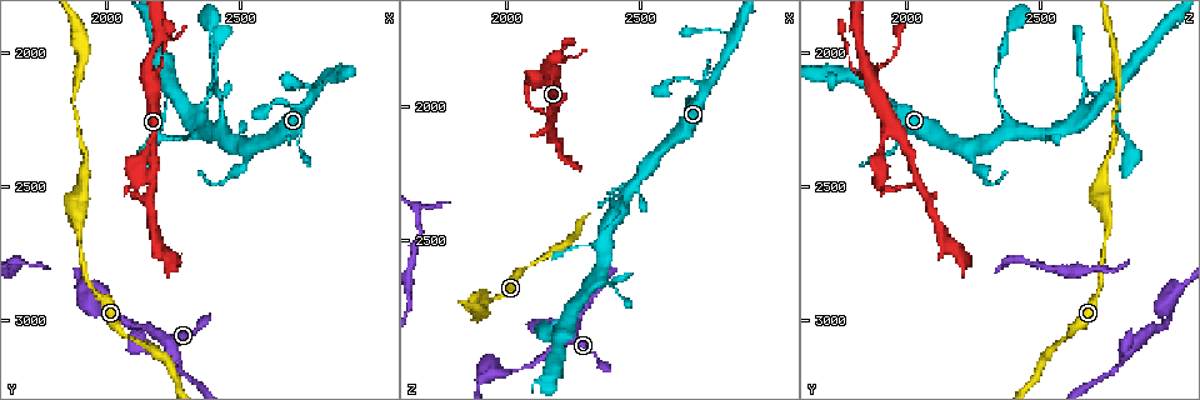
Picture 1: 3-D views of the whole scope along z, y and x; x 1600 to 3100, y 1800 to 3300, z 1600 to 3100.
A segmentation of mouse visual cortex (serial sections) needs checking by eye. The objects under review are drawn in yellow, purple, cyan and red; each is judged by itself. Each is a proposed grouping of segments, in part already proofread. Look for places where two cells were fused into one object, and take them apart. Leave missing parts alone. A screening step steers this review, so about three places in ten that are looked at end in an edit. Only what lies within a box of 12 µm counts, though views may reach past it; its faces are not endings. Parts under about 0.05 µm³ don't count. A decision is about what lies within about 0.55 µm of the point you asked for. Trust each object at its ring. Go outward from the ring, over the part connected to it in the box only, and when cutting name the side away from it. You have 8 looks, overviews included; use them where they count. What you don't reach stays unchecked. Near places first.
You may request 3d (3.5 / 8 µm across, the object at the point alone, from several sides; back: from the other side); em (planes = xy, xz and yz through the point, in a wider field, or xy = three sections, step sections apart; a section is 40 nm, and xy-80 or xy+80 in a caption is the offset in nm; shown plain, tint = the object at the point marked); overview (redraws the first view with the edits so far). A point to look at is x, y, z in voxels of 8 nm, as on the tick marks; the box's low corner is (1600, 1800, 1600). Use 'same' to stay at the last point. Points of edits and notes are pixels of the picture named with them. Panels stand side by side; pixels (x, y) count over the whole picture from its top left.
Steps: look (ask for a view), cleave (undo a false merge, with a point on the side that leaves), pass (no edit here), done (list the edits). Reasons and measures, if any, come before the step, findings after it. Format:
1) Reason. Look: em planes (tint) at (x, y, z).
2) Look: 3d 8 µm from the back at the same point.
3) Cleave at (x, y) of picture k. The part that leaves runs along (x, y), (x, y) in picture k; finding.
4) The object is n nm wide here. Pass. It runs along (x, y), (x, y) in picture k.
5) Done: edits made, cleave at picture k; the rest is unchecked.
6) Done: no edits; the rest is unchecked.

Look: 3d 3.5 µm at (2160, 2090, 1870).

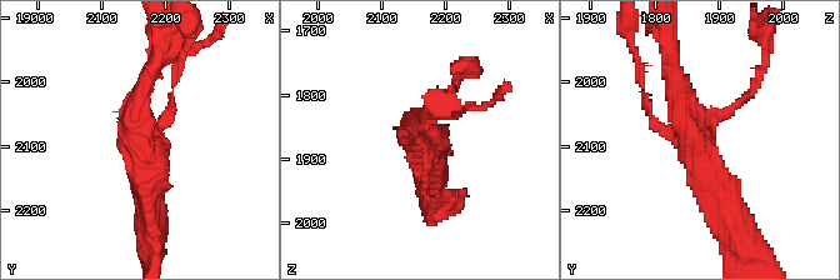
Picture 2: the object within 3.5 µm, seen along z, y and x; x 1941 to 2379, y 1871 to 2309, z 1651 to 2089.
Look: em xy step 3 (tint) at (2160, 2100, 1865).

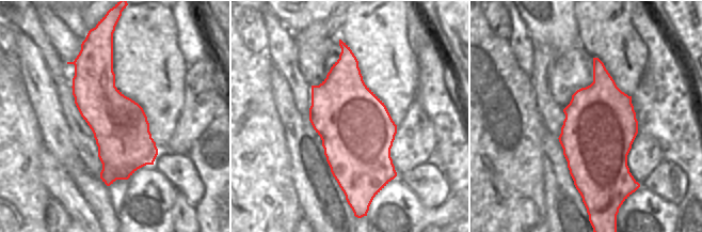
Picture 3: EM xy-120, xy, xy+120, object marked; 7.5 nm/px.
Pass. It runs along (730, 216), (681, 121), (675, 71) in picture 2; one cell here.

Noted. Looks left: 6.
Calibre changes. Look: 3d 8 µm at (2400, 2150, 2680).

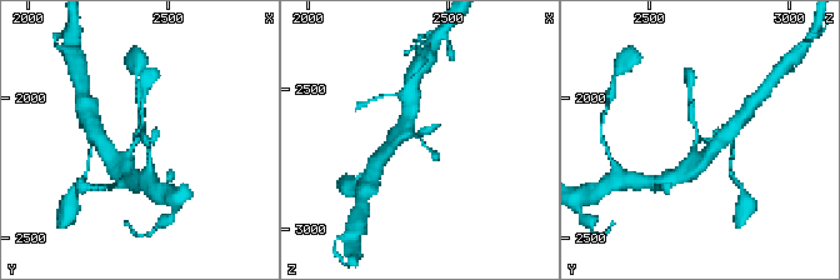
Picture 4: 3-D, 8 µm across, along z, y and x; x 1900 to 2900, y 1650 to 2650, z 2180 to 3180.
Closer look. Look: 3d 3.5 µm from the back at (2390, 2160, 2670).

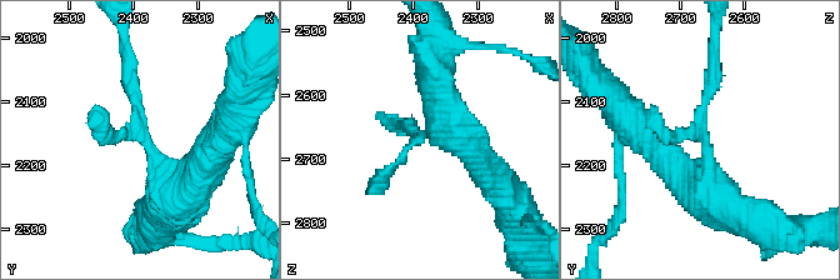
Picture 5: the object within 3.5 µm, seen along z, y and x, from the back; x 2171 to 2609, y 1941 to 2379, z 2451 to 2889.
Now the EM. Look: em planes (tint) at (2390, 2160, 2665).

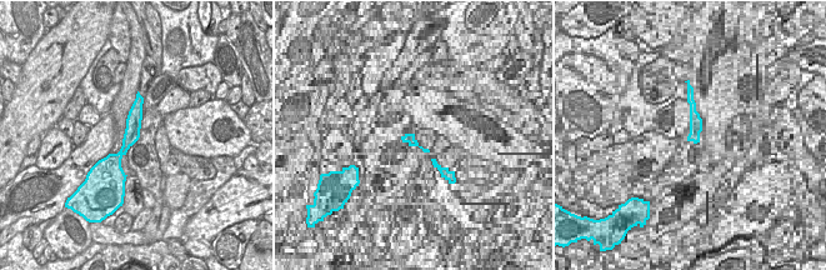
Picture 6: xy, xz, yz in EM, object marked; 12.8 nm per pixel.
Pass. It runs along (163, 203), (129, 56) in picture 5; one cell here.

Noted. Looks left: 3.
Thick turns thin. Look: 3d 3.5 µm at (1920, 2470, 2730).

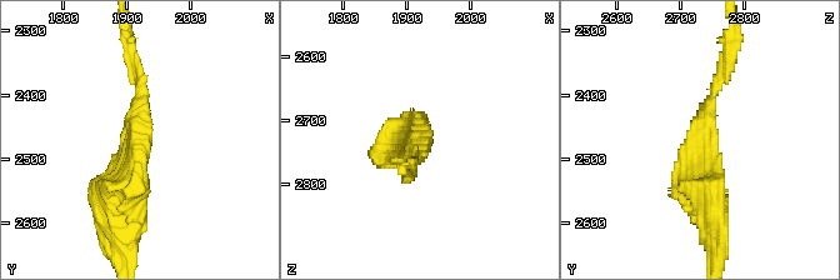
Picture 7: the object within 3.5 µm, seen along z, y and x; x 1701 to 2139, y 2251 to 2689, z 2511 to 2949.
The arms are 150, 450 nm wide; shape alone is not enough. Look: em xy step 3 (tint) at (1915, 2460, 2730).

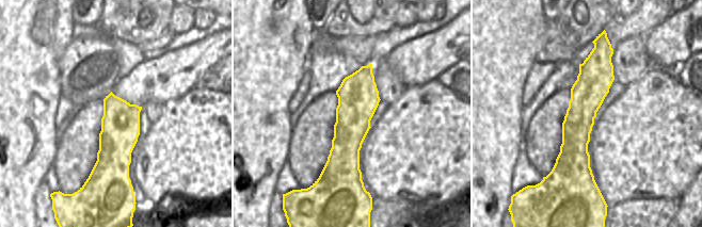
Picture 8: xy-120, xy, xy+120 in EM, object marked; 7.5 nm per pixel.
Pass. It runs along (710, 211), (695, 143), (730, 63) in picture 7; all the same cell.

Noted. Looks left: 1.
Done: no edits; the rest is unchecked.

